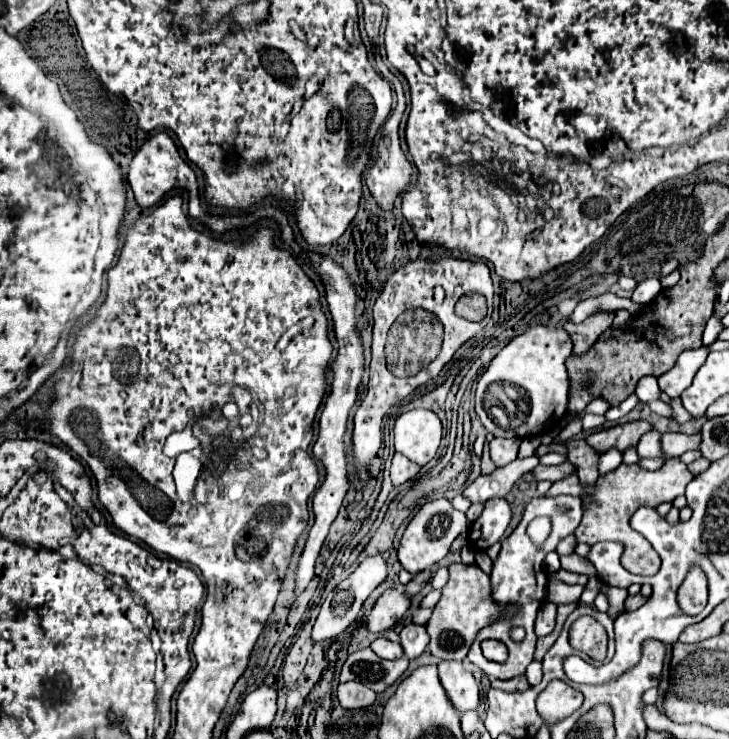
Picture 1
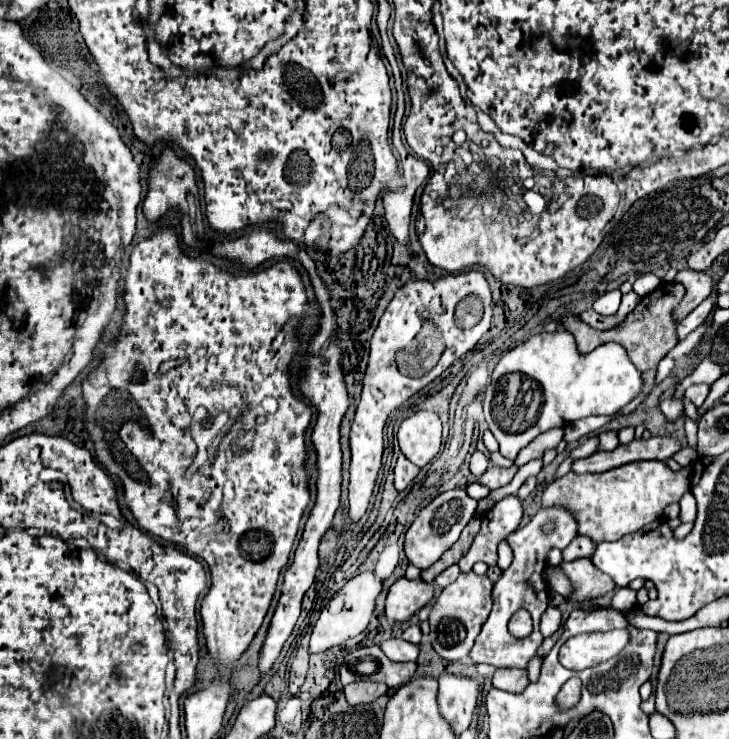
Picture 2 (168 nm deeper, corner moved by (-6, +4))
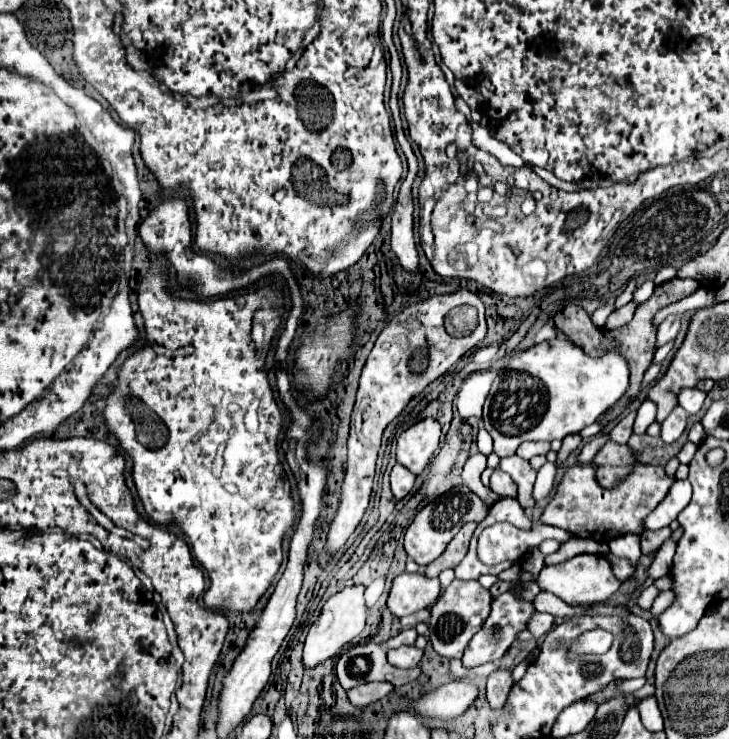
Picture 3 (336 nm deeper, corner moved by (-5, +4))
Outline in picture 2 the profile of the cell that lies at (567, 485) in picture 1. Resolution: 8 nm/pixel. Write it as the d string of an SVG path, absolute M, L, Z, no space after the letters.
M634 461L604 473L586 475L570 471L544 489L542 505L566 505L578 519L578 533L590 537L594 543L616 541L654 519L660 519L664 505L676 503L686 491L690 491L690 479L690 467L672 471L662 461Z

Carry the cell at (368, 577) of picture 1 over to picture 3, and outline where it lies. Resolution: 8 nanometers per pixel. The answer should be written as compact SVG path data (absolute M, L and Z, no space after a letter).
M353 585L353 587L345 587L343 591L329 597L329 601L321 609L321 615L317 617L317 621L311 625L311 629L307 633L305 649L303 649L303 667L305 669L317 667L319 663L331 659L363 631L365 619L367 619L367 607L365 607L363 593L365 593L363 585Z

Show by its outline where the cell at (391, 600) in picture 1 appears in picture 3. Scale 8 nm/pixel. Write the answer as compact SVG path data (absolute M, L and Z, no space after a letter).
M401 573L393 579L387 607L395 617L405 617L431 607L441 593L439 579L429 579L421 573Z

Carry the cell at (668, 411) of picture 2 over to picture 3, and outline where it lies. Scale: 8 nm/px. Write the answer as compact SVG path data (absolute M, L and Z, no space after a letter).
M675 407L673 413L661 423L661 439L665 443L673 443L681 437L687 425L687 411L683 407Z

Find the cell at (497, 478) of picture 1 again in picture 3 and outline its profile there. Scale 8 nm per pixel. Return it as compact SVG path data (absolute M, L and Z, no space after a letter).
M495 469L495 473L491 475L491 485L489 487L499 497L511 497L511 499L515 499L515 491L517 491L515 481L507 473L503 473L501 469Z

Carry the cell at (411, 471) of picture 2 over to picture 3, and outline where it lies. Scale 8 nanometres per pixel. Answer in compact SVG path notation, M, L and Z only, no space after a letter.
M397 463L391 471L391 491L395 499L403 499L413 489L413 483L415 483L415 475Z

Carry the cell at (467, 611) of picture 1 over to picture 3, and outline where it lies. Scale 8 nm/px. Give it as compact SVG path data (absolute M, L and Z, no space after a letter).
M455 579L443 595L437 599L437 603L431 607L431 621L429 621L429 641L433 649L443 657L461 657L471 637L483 627L489 607L491 607L491 593L481 587L479 581L459 581Z

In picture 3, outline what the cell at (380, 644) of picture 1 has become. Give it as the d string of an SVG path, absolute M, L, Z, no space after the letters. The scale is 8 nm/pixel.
M399 647L399 649L391 649L387 651L387 657L389 657L389 663L399 667L399 669L413 669L419 665L421 657L423 657L423 651L417 649L417 647Z

